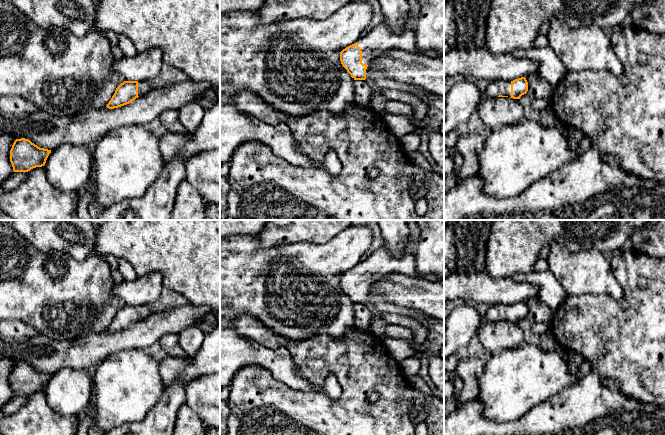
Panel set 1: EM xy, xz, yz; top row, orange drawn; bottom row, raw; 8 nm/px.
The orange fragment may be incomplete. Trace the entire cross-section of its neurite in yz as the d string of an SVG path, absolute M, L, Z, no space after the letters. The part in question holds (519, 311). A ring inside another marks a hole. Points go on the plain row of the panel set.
M525 301L513 305L488 306L485 317L487 321L510 321L520 323L528 315L528 306Z

